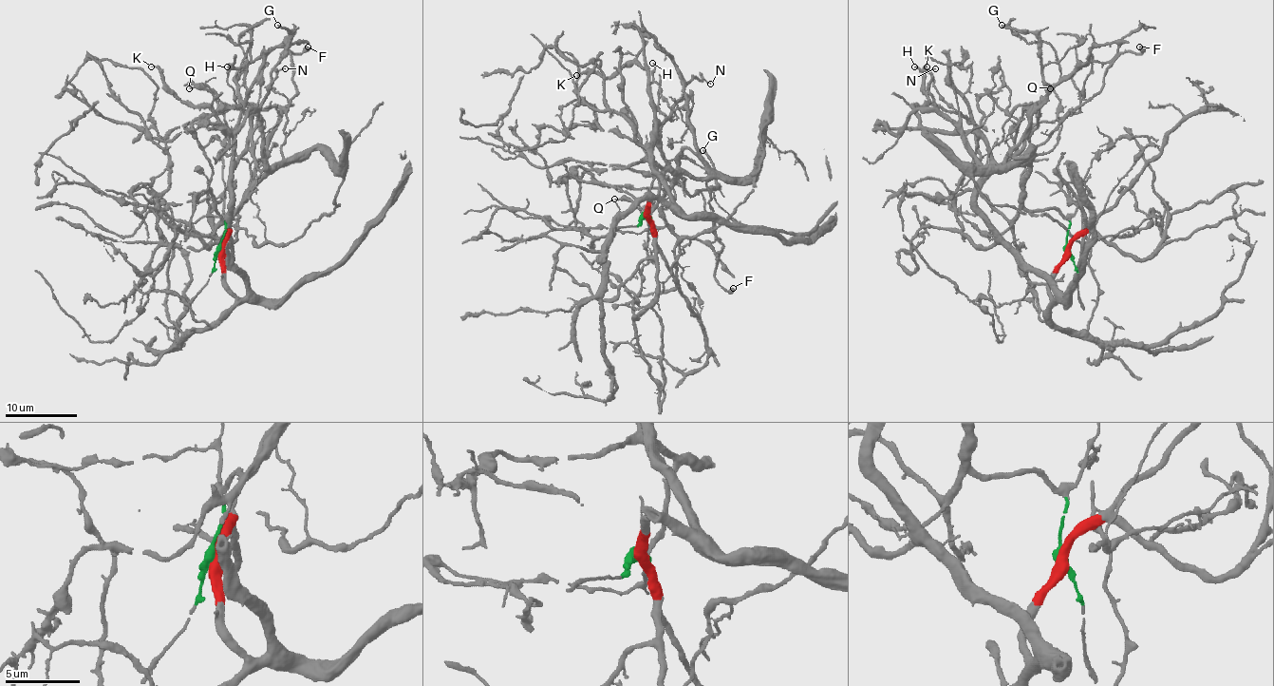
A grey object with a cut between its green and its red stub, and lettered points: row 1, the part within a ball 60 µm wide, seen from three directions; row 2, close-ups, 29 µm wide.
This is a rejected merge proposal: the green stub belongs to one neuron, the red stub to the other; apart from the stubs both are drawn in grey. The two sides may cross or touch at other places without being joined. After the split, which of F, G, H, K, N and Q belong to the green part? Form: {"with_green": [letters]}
{"with_green": ["F", "G", "H", "N", "Q"]}

